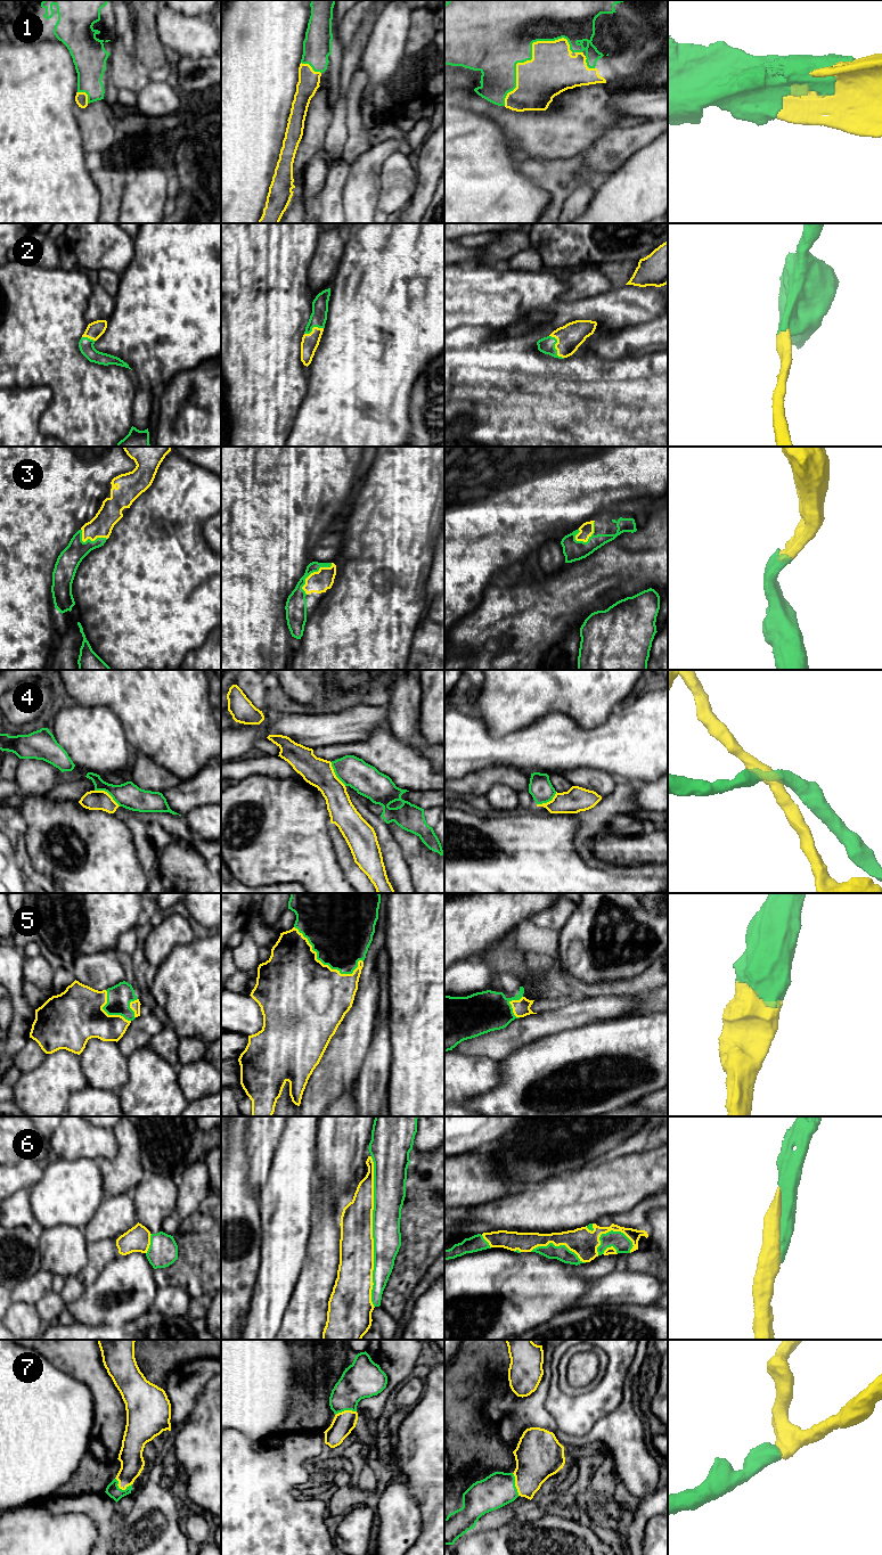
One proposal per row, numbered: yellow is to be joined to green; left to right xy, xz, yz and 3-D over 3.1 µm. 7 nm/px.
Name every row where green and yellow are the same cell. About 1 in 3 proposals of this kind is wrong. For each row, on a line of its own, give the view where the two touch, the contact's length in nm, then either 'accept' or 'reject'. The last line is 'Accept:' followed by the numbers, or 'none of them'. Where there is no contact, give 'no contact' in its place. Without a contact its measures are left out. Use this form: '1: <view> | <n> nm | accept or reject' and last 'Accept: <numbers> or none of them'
1: yz | 650 nm | accept
2: yz | 190 nm | accept
3: xz | 300 nm | accept
4: xy | 220 nm | reject
5: xz | 550 nm | accept
6: xz | 1050 nm | accept
7: xy | 130 nm | accept
Accept: 1, 2, 3, 5, 6, 7

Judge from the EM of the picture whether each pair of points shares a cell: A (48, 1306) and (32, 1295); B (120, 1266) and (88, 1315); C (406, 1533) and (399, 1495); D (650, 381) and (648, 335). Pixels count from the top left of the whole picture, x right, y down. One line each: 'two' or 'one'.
A: two
B: one
C: one
D: two

